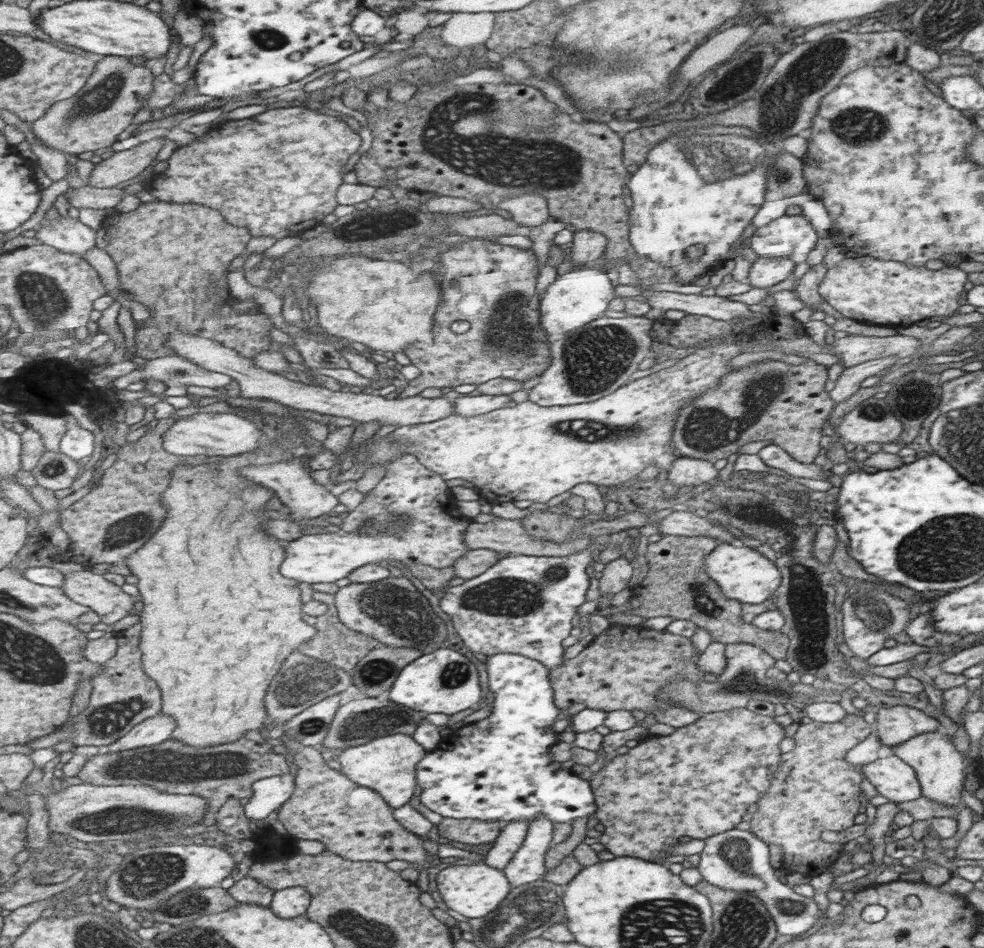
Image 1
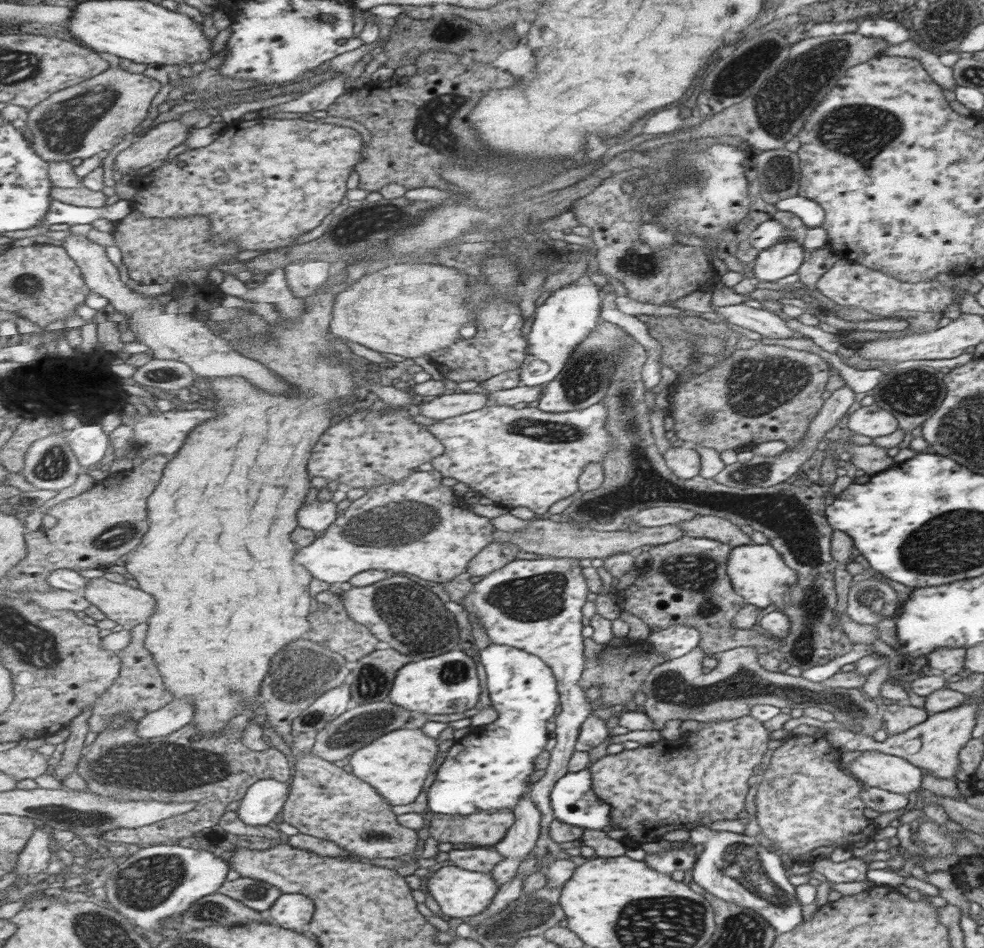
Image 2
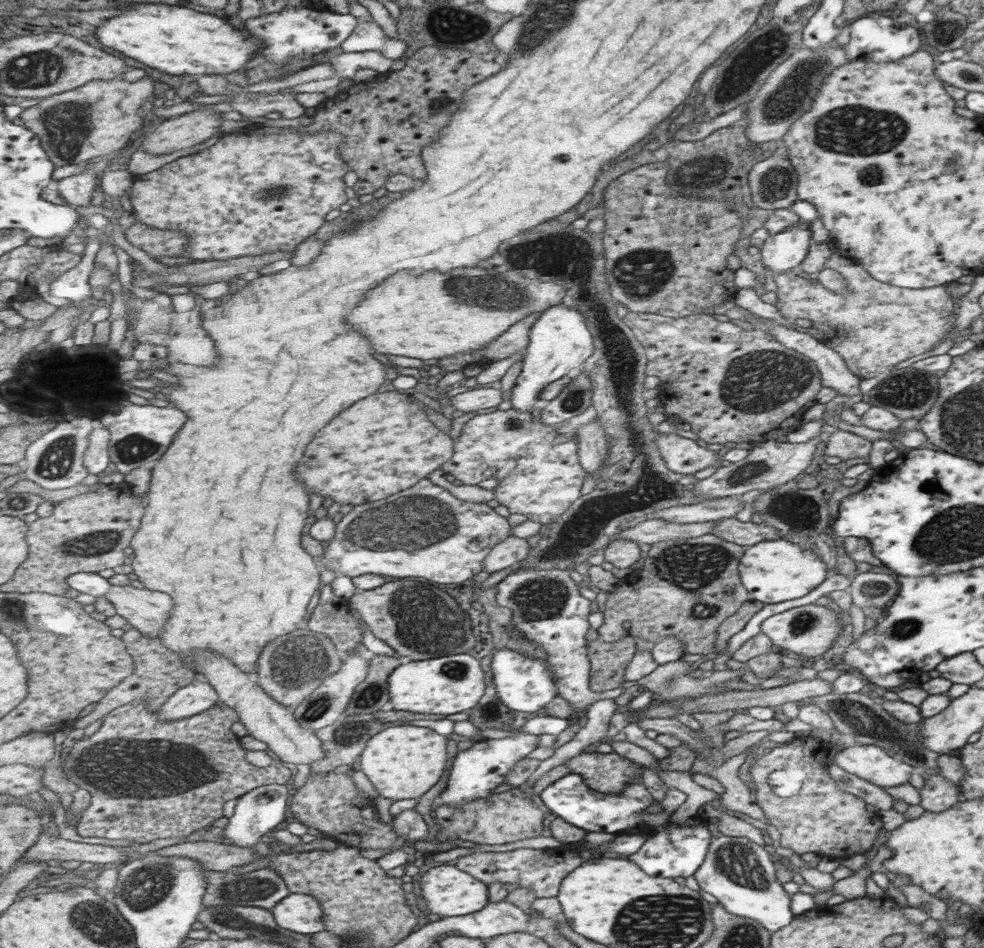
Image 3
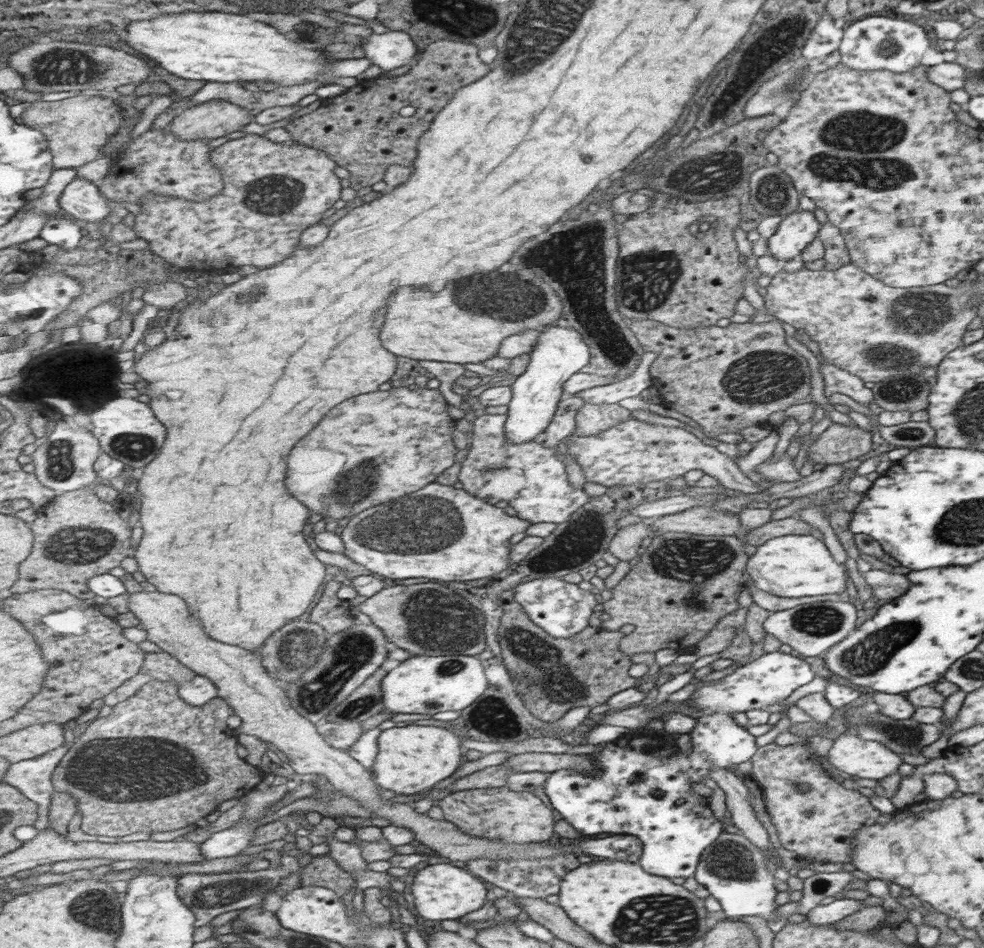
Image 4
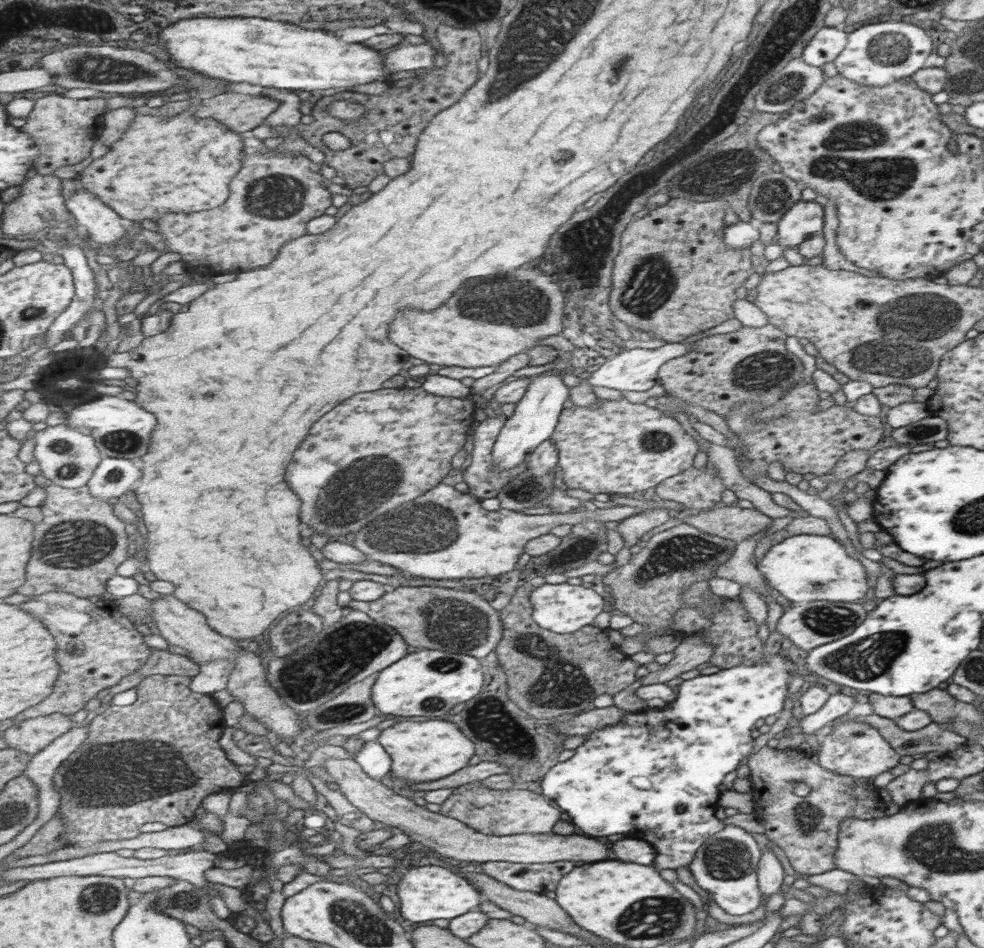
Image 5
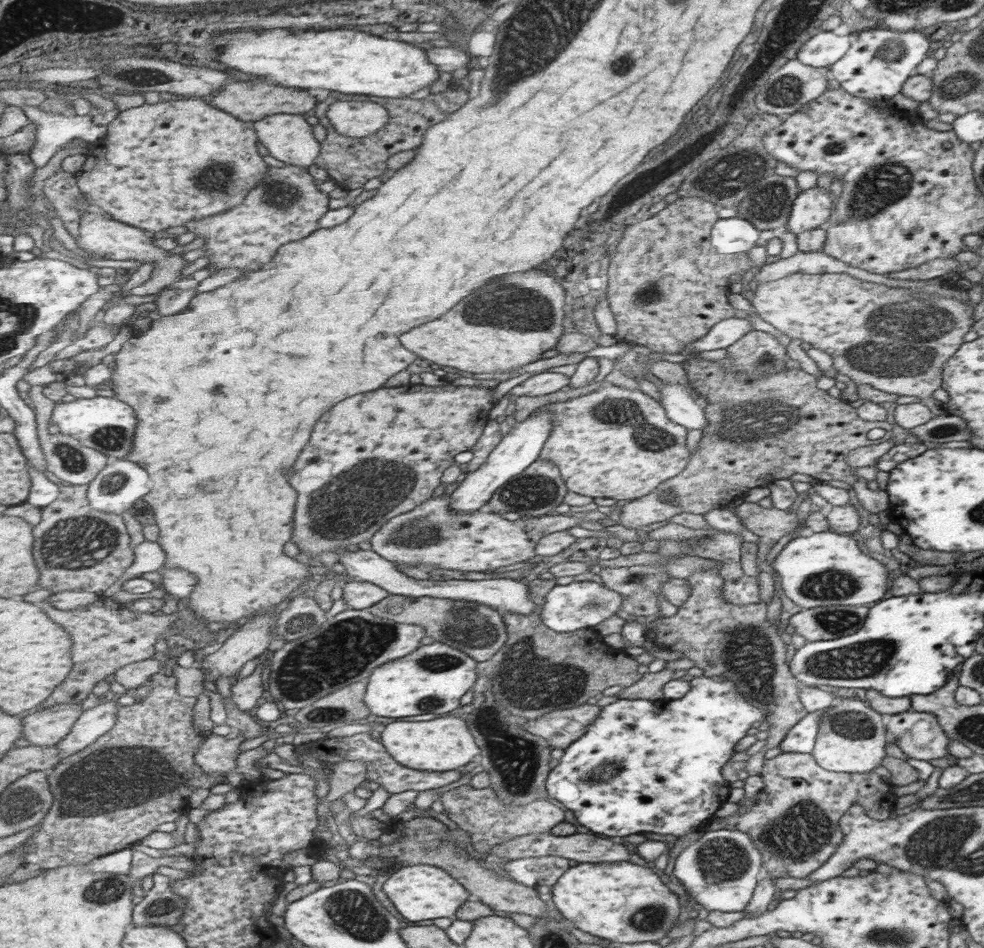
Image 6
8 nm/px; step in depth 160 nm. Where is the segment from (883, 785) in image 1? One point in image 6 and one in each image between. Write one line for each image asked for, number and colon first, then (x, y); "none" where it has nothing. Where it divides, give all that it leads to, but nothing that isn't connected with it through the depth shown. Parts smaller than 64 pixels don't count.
2: (892, 774)
3: (869, 763)
4: (850, 755)
5: (856, 749)
6: (851, 736)

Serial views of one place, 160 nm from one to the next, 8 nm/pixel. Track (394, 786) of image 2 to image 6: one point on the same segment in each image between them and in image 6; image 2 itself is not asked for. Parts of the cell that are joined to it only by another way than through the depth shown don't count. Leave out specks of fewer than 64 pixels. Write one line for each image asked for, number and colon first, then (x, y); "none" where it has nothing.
3: (403, 762)
4: (412, 759)
5: (422, 751)
6: (445, 744)

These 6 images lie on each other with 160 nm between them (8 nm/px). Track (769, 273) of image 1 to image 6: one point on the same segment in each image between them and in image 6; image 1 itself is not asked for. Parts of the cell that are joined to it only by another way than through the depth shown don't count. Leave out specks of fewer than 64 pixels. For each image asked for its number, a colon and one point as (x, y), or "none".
2: (783, 258)
3: (780, 252)
4: (797, 229)
5: (803, 219)
6: (810, 209)

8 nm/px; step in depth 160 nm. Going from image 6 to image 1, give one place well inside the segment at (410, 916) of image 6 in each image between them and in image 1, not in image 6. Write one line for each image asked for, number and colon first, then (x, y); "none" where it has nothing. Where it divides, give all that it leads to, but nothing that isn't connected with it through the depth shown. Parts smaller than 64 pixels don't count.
1: (473, 890)
2: (460, 893)
3: (449, 891)
4: (441, 892)
5: (426, 893)

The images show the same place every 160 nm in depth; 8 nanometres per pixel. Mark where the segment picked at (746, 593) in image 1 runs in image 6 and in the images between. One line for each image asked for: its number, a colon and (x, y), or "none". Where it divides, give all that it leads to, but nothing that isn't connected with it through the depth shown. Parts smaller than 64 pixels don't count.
2: (756, 569)
3: (772, 570)
4: (791, 566)
5: (805, 567)
6: (816, 569)

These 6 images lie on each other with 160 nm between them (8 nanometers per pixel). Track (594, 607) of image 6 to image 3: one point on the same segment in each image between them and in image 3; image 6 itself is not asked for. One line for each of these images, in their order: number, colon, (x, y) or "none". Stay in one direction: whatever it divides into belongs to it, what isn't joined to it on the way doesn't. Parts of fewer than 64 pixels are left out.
3: (545, 606)
4: (561, 609)
5: (562, 608)

